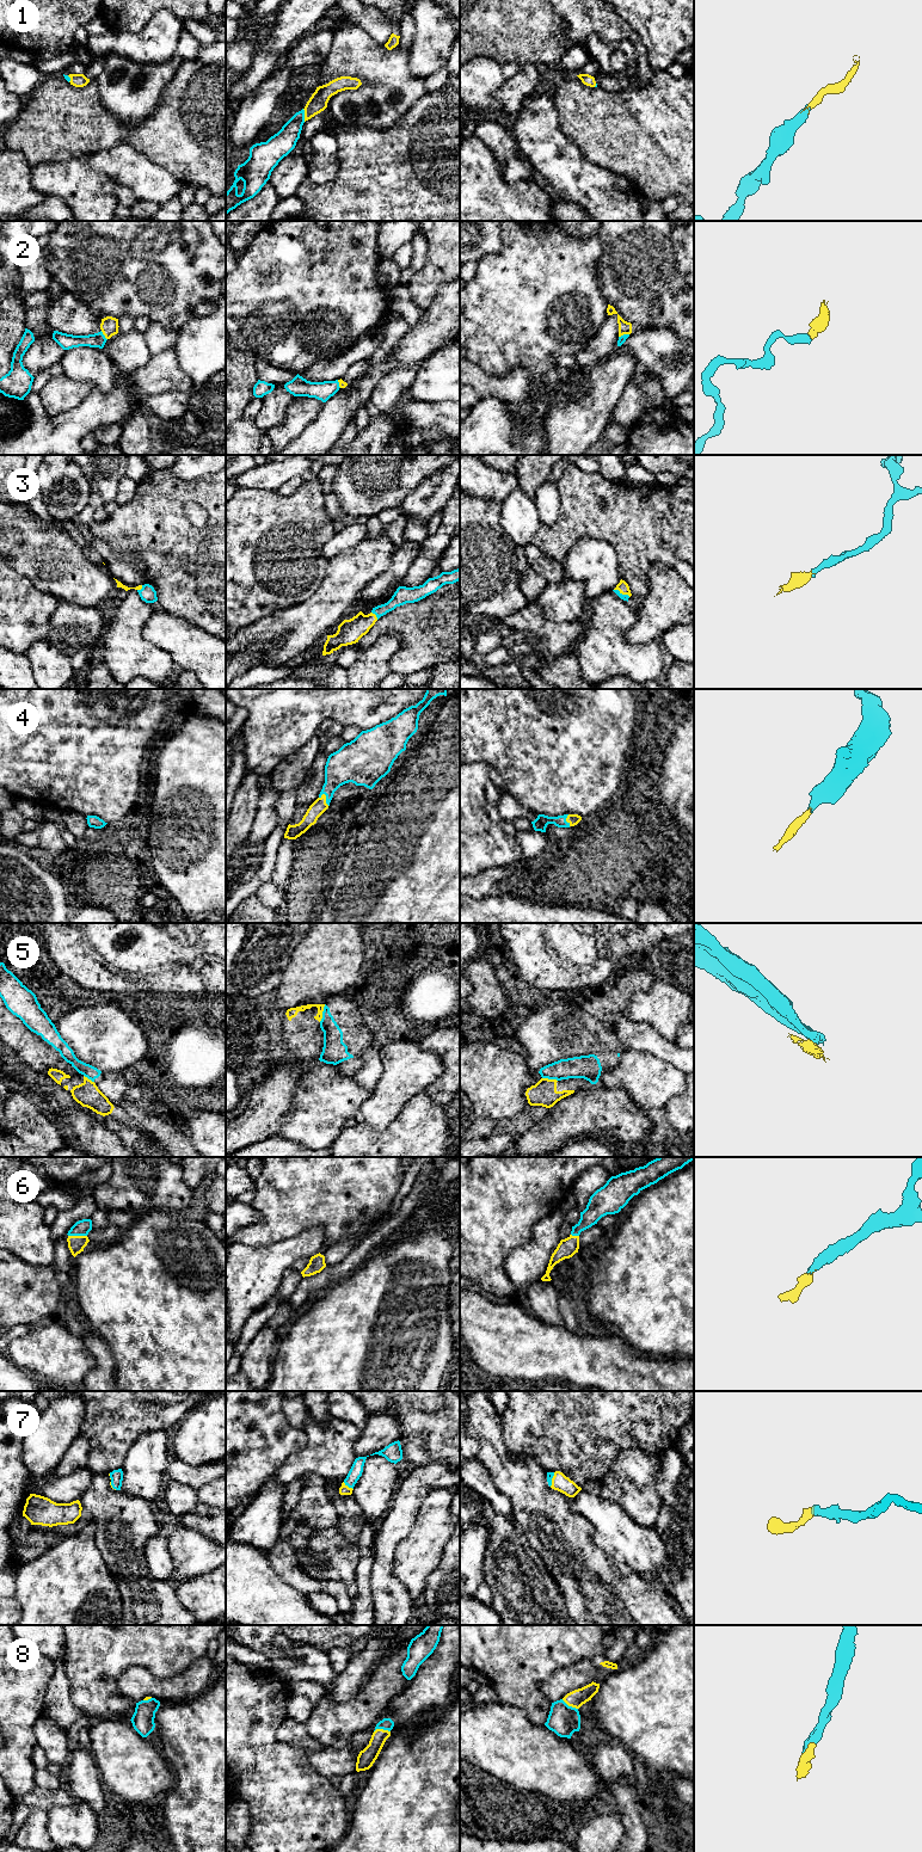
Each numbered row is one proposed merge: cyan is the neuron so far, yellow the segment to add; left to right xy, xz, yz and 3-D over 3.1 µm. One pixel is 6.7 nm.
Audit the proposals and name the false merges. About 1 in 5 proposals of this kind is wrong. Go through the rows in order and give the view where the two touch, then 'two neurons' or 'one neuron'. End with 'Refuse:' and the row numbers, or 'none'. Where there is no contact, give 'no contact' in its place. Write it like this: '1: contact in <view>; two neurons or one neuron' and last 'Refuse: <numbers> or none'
1: contact in xz; one neuron
2: contact in xy; one neuron
3: contact in xz; one neuron
4: contact in xz; one neuron
5: contact in xz; two neurons
6: contact in xy; one neuron
7: contact in xz; one neuron
8: contact in xz; one neuron
Refuse: 5

